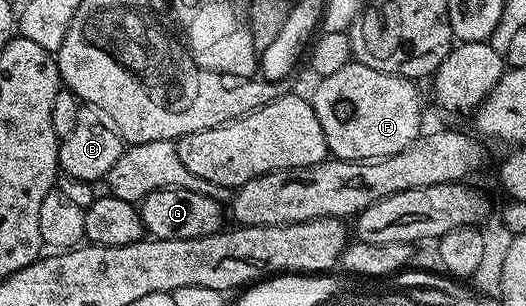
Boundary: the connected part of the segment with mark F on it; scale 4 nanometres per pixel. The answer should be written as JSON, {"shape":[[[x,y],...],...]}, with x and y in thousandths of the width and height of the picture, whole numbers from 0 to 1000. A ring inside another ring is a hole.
{"shape":[[[667,199],[654,225],[639,225],[610,248],[597,284],[597,366],[616,422],[622,497],[639,520],[736,520],[776,487],[804,438],[802,324],[795,314],[789,261],[707,225]]]}

